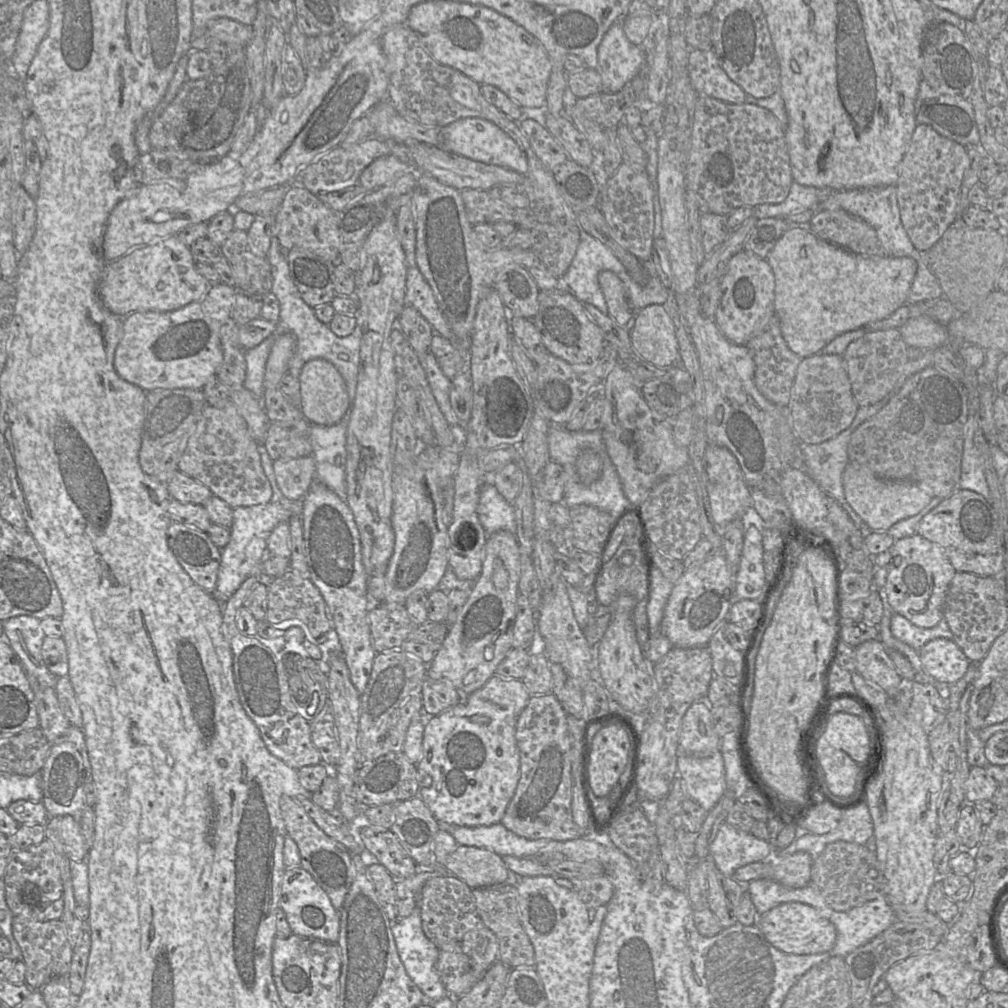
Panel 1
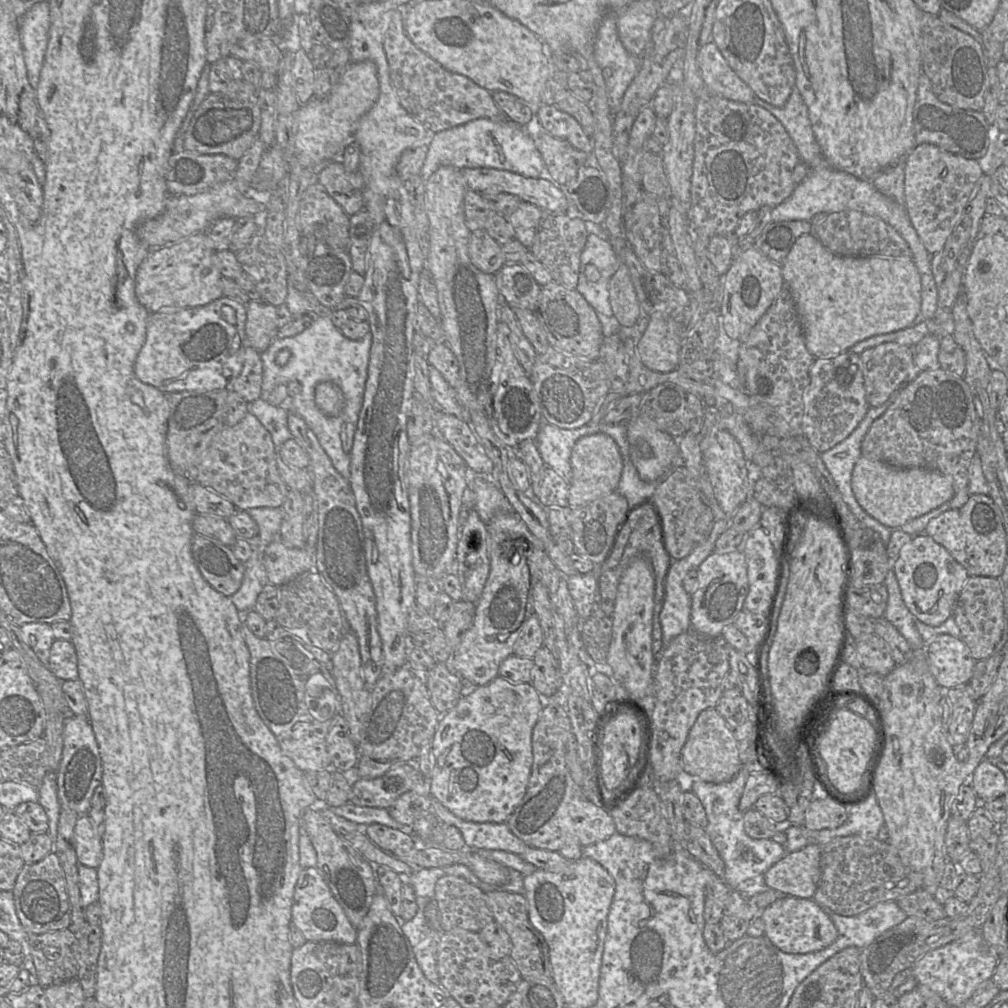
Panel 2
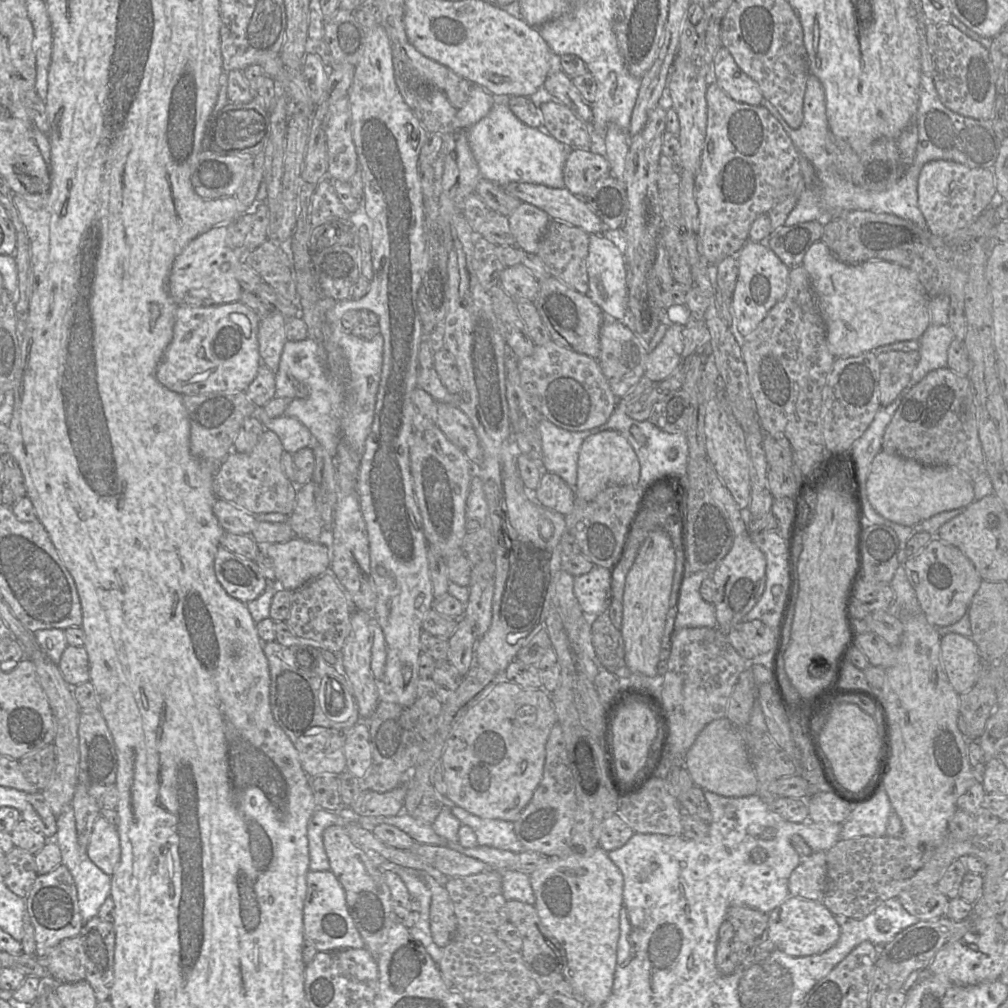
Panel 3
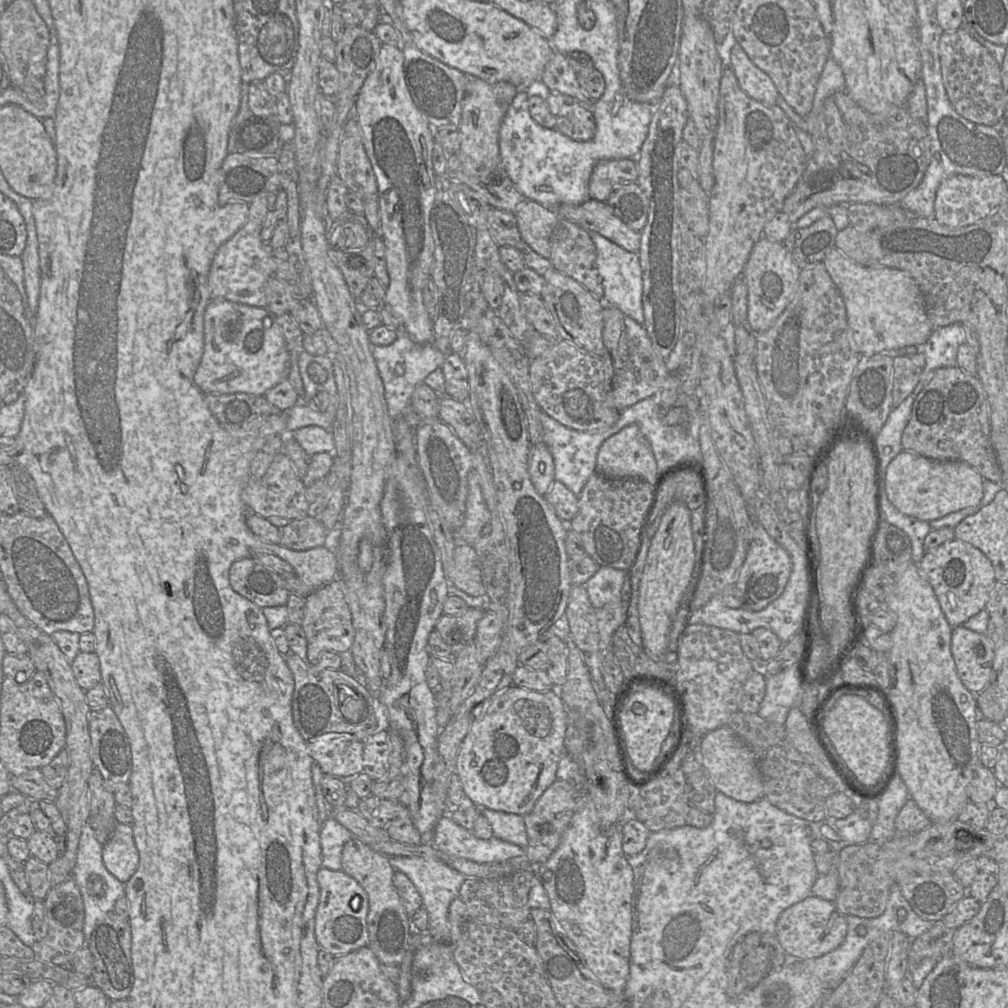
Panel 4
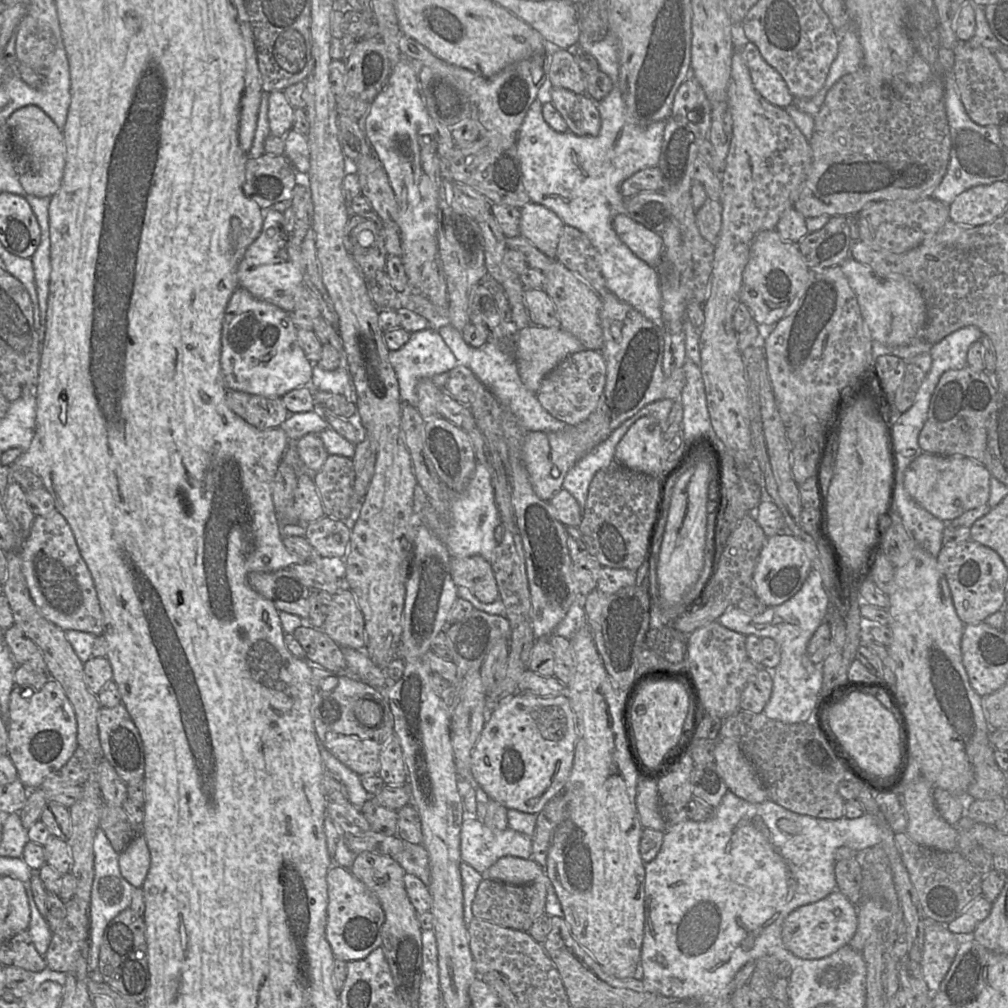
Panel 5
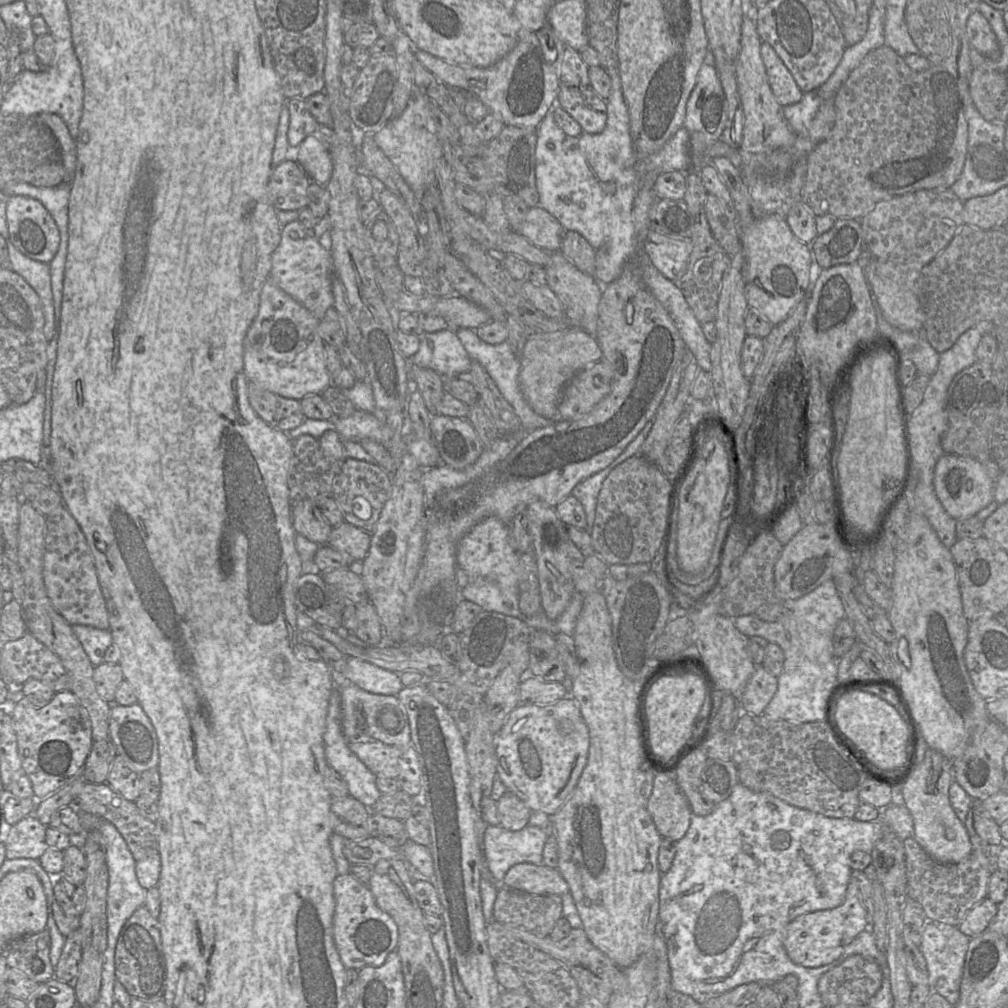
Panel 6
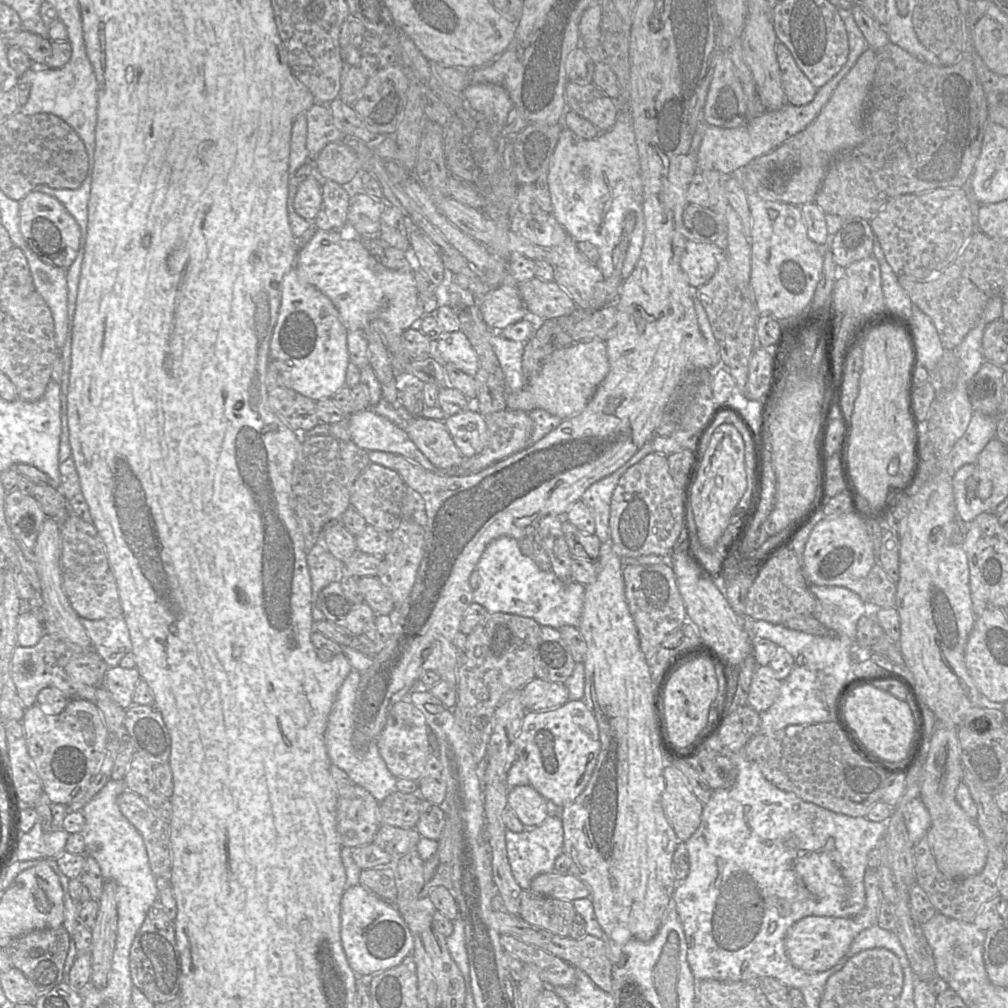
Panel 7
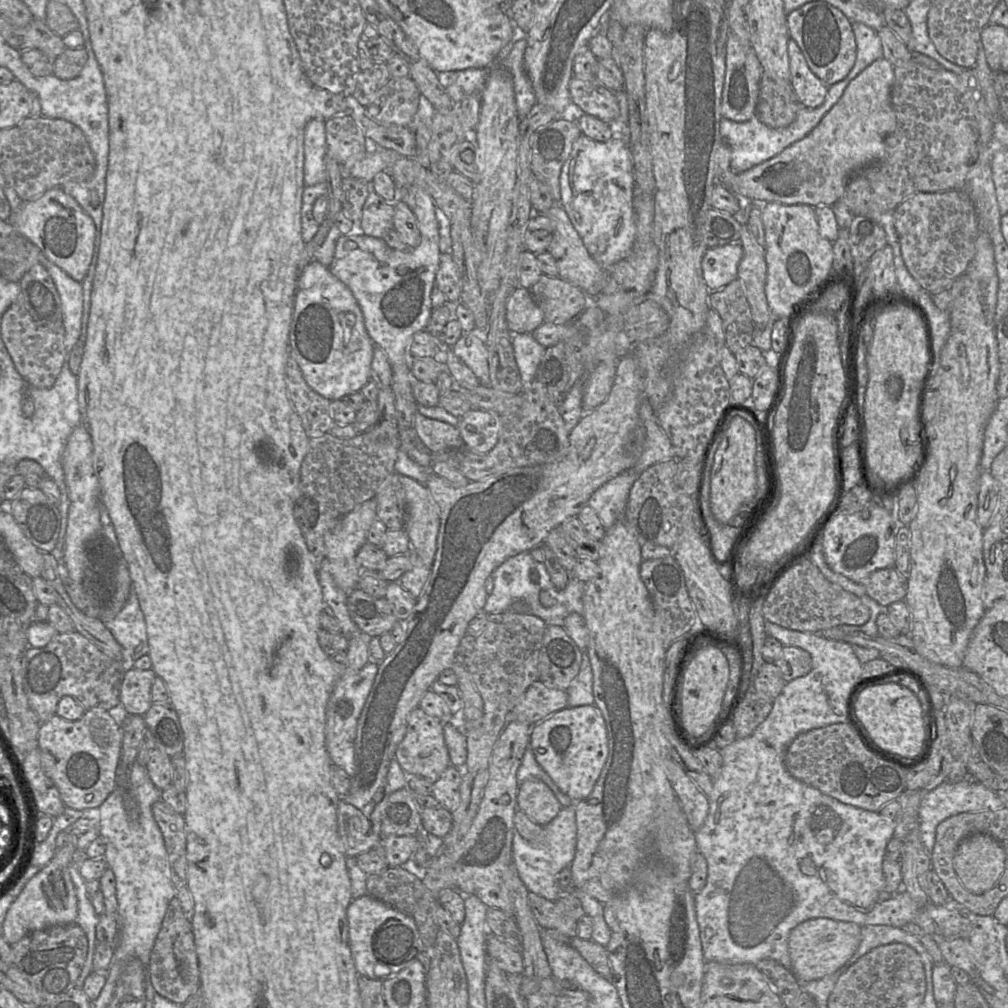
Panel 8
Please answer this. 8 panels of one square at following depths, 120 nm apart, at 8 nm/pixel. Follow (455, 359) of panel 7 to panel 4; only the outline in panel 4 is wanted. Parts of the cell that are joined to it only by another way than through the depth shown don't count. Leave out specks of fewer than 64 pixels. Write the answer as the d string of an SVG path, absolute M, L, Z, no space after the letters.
M400 333L390 345L372 345L371 351L383 380L388 413L392 419L401 417L411 407L411 398L415 387L423 383L430 373L441 368L447 354L440 351L431 342L415 343L405 333Z

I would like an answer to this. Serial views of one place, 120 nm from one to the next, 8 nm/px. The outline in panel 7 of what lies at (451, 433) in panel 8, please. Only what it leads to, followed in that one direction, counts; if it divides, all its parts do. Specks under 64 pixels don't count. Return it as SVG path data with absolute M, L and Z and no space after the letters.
M407 416L404 430L408 437L436 467L458 469L464 457L455 445L444 421Z

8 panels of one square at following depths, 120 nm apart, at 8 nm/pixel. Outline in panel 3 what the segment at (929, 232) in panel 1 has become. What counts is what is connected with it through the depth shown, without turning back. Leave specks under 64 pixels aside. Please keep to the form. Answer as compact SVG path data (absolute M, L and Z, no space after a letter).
M933 160L922 167L917 185L918 207L922 212L926 227L937 236L945 237L973 223L996 201L996 179L992 169L971 168L948 160Z

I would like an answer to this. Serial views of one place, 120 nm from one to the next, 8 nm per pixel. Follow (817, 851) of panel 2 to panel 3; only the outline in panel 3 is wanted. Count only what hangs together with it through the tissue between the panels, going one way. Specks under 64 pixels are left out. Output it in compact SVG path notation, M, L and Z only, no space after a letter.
M813 852L800 857L799 865L788 879L788 891L792 897L822 902L827 887L826 852Z

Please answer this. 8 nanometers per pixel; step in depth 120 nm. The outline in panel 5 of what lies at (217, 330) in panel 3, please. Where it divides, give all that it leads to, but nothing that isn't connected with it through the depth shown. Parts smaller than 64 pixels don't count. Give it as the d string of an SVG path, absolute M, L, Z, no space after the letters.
M238 288L227 304L221 333L220 364L227 389L281 398L293 389L309 385L313 363L308 360L299 346L297 331L298 328L293 323L290 313L269 302L253 297L243 288Z

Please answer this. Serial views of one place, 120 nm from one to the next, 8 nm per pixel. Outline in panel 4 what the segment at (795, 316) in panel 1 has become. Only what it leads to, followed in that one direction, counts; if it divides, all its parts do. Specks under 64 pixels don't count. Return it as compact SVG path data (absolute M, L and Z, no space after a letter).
M832 249L822 262L838 288L846 308L848 339L861 355L922 346L934 328L927 316L922 292L909 272L885 266L864 266Z

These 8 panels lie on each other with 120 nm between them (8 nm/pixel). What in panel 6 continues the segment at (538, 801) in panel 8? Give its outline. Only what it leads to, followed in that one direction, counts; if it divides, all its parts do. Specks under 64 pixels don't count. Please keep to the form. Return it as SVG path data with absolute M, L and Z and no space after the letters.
M506 792L496 801L499 825L517 831L529 825L531 810L515 794Z

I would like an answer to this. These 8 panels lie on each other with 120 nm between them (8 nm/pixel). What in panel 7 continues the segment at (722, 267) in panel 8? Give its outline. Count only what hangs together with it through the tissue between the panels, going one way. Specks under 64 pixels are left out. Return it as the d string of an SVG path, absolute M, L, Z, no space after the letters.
M687 241L680 259L680 266L689 283L698 288L715 274L725 250L716 244Z

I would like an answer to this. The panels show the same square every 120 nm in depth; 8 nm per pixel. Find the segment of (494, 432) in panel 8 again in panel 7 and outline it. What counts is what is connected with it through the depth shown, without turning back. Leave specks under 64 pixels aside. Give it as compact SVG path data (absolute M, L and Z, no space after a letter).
M475 408L447 416L444 423L464 458L478 455L487 445L486 421Z

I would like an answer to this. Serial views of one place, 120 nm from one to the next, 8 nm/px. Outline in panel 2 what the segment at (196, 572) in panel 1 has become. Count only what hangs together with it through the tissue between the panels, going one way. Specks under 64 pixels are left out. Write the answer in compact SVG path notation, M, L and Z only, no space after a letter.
M194 534L191 552L200 574L213 589L229 598L238 591L245 567L234 556L231 548Z

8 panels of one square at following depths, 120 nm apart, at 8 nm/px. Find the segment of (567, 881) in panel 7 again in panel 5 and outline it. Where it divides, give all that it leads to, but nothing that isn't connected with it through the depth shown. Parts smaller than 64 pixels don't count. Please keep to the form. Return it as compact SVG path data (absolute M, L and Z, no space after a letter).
M513 856L500 858L489 868L486 877L512 885L527 885L546 879L542 866L531 859Z

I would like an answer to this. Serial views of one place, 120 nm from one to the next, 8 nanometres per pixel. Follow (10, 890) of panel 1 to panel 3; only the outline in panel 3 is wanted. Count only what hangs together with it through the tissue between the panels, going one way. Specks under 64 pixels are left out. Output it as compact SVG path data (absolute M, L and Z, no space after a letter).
M63 864L47 874L38 875L24 897L24 902L26 914L34 928L37 958L44 958L61 941L78 936L82 921L77 889L69 870Z

